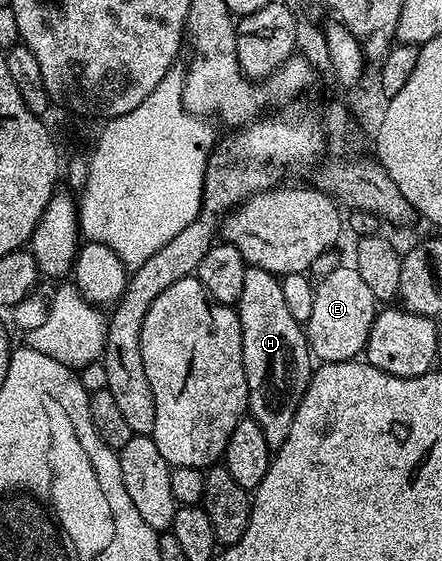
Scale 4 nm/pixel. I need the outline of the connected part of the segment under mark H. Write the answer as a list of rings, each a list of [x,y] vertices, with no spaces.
[[[246,267],[243,274],[243,294],[235,305],[241,323],[243,370],[247,374],[249,391],[247,412],[259,424],[263,438],[267,438],[270,449],[273,450],[285,441],[287,434],[291,434],[295,410],[315,371],[302,321],[293,317],[289,300],[285,297],[285,288],[281,284],[284,283],[272,272]]]

